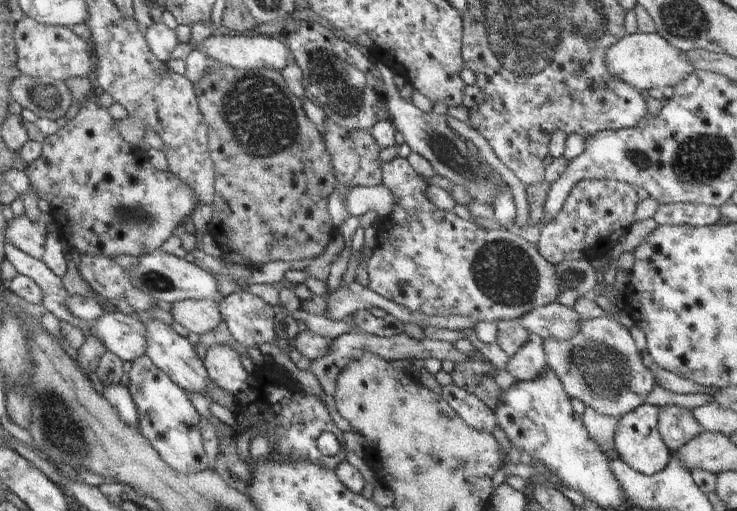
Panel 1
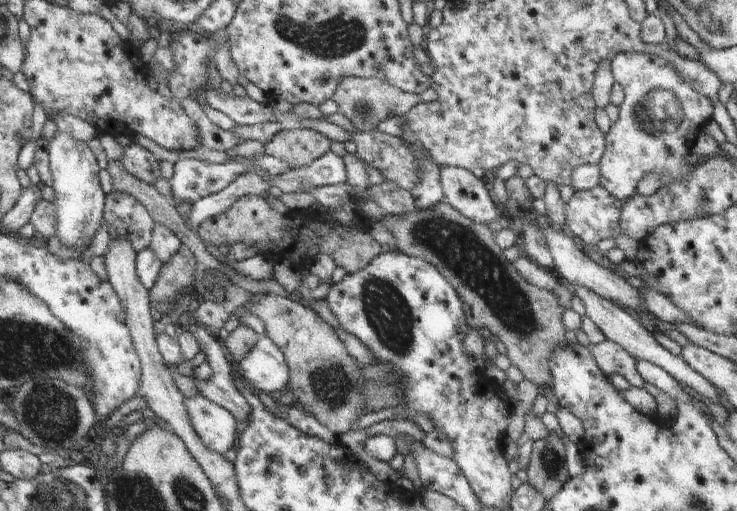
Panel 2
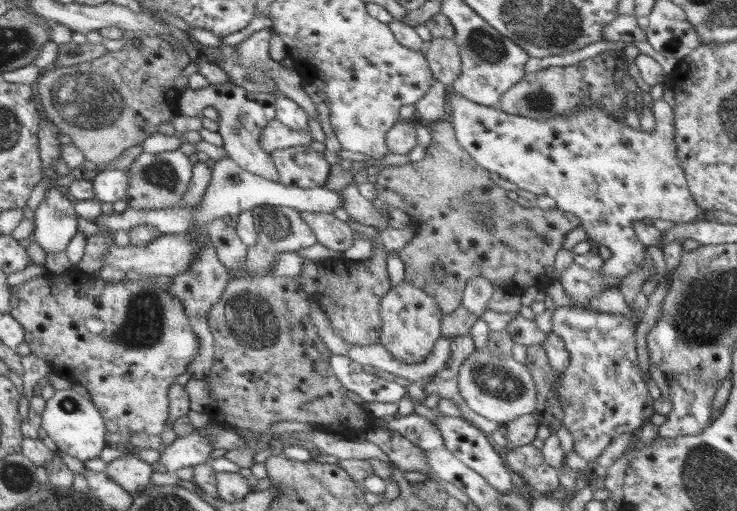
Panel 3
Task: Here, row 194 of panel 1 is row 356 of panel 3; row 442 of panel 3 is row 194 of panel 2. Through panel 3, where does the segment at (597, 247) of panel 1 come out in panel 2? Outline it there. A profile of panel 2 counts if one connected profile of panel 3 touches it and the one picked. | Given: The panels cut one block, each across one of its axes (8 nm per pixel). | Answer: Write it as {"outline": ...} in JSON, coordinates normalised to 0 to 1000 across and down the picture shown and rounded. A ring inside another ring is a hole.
{"outline":[[[817,364],[802,372],[780,374],[768,399],[768,448],[795,479],[810,479],[824,466],[836,468],[841,450],[844,389],[833,387]]]}

